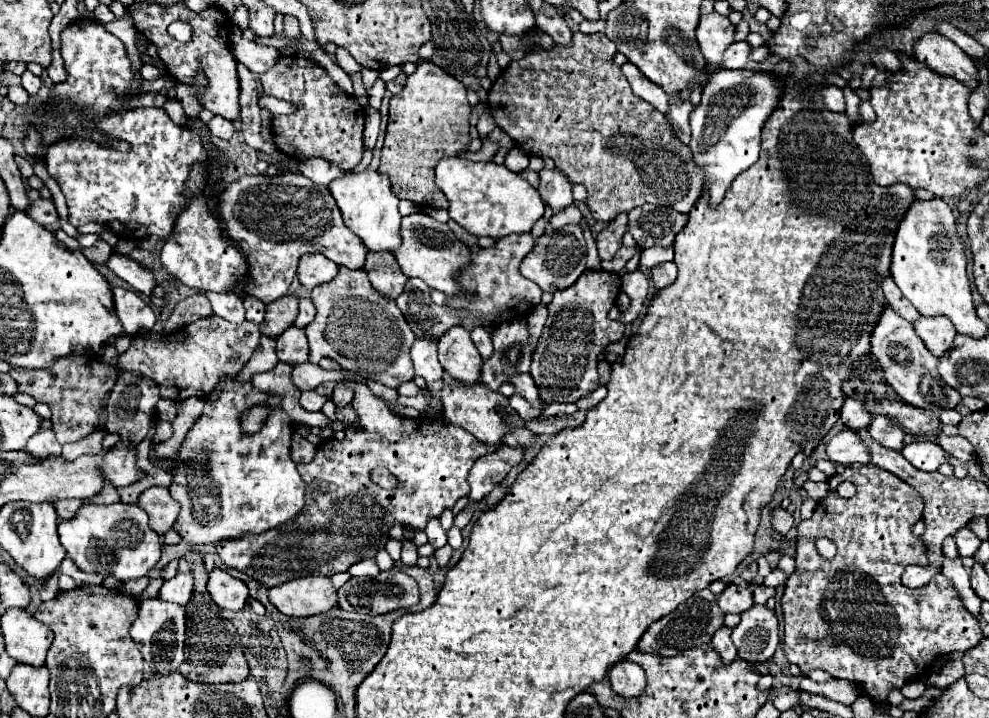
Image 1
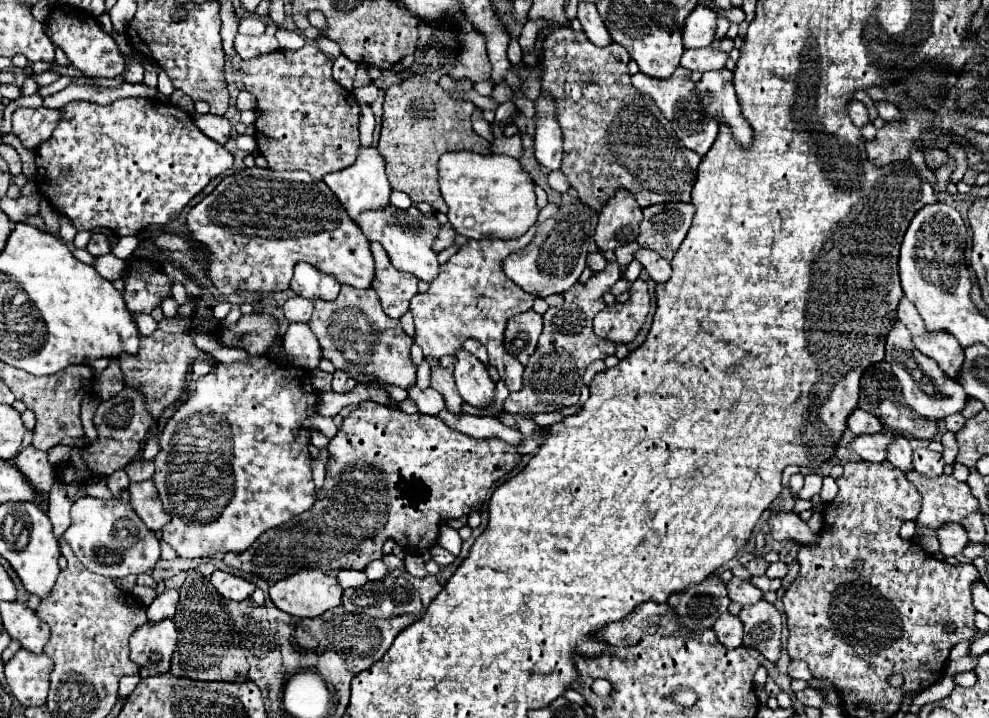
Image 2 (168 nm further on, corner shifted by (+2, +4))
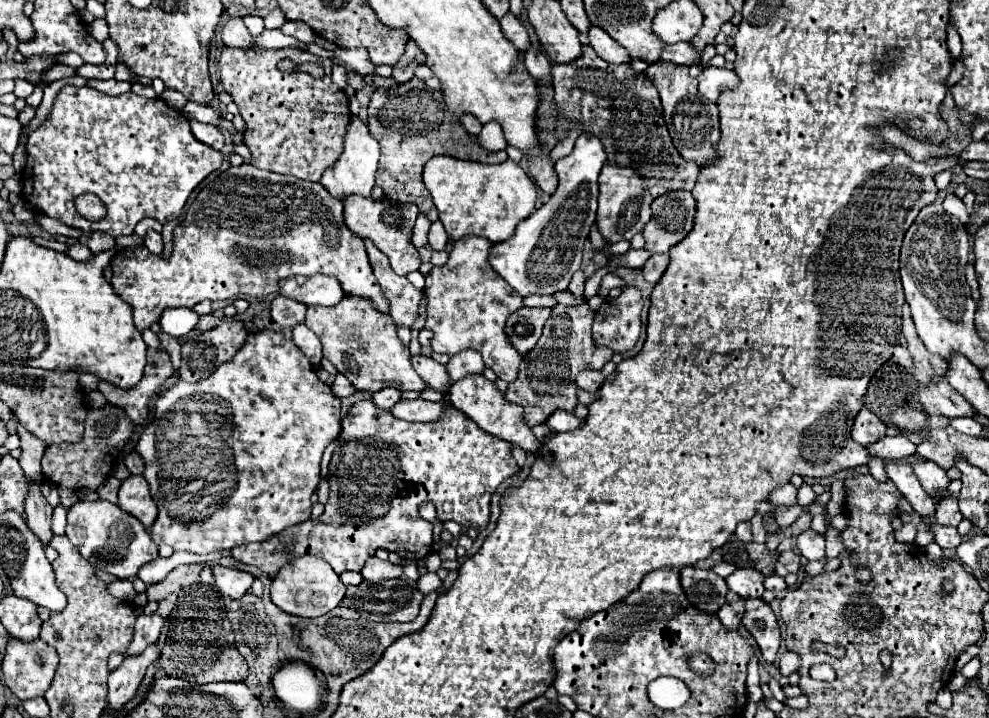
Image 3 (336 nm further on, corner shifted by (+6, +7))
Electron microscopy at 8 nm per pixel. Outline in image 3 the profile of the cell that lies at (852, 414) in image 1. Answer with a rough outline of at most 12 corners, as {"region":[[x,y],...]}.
{"region":[[868,408],[854,418],[850,434],[868,446],[886,434],[886,424]]}

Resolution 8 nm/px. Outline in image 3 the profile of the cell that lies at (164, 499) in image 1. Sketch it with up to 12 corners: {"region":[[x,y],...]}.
{"region":[[130,476],[118,492],[118,506],[150,528],[158,508],[144,476]]}

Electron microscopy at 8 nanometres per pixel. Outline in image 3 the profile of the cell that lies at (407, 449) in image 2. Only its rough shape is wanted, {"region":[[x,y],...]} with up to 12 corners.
{"region":[[356,402],[318,520],[232,548],[276,576],[312,554],[360,572],[484,528],[518,470],[456,408],[408,422]]}

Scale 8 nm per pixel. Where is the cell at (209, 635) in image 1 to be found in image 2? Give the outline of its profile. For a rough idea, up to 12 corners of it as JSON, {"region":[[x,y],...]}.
{"region":[[190,571],[170,673],[246,681],[226,599]]}

